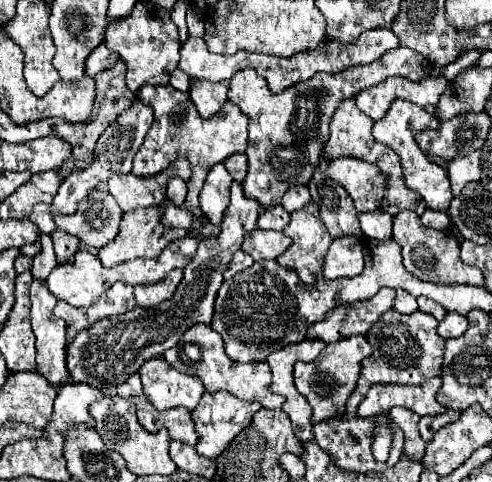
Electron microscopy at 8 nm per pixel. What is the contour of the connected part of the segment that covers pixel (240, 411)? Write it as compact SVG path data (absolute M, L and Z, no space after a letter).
M203 393L199 405L193 411L193 421L195 421L195 429L201 435L201 441L195 445L195 449L209 459L215 459L215 455L223 453L229 445L229 441L243 431L243 427L247 427L247 423L251 423L251 417L255 411L259 411L261 405L259 403L251 403L251 401L241 401L231 393Z

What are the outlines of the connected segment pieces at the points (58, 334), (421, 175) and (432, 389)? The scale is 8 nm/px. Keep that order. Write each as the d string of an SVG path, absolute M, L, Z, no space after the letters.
M33 279L31 283L31 323L33 323L33 333L37 339L37 373L43 375L47 379L49 385L53 387L63 387L67 385L69 373L65 367L65 333L67 333L67 325L63 323L63 319L57 319L53 315L53 307L57 303L57 299L47 291L47 287L43 285L43 281Z
M399 101L399 103L395 103L395 107L391 107L391 111L387 111L387 119L381 119L379 123L373 125L373 137L375 137L377 143L383 143L383 145L391 147L399 155L401 165L403 165L403 175L405 175L407 187L411 191L417 191L423 197L427 209L447 211L449 209L449 203L453 199L451 183L447 179L447 171L441 169L439 165L431 163L427 159L427 155L415 143L415 135L419 131L435 129L435 127L439 127L439 121L433 115L429 115L425 109L421 109L419 105L407 103L407 101Z
M433 377L421 385L397 385L397 383L379 383L373 385L367 397L361 401L357 413L361 417L373 417L381 411L393 407L405 407L417 415L439 415L445 411L435 399L441 387L441 377Z

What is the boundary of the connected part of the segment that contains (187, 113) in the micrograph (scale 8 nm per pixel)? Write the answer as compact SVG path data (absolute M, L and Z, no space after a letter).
M147 85L139 91L137 97L143 99L145 103L151 103L151 107L155 107L155 121L153 121L151 129L147 131L147 137L133 159L133 175L139 175L139 177L157 175L157 173L165 171L179 155L187 157L193 167L193 181L189 183L191 189L187 195L187 203L185 203L185 207L175 207L171 201L161 203L161 207L165 209L165 215L161 221L163 221L163 225L183 227L191 235L215 237L221 229L207 223L207 219L203 215L199 215L199 219L203 219L203 229L199 229L199 231L191 229L193 215L199 209L197 195L199 195L203 181L213 165L223 163L227 157L231 157L235 153L245 153L245 149L247 149L247 115L243 115L239 111L239 107L235 107L235 103L227 101L223 105L223 109L219 111L219 115L215 115L211 119L201 119L199 113L195 111L195 105L191 103L191 99L185 93L173 89L171 85L167 85L167 87Z

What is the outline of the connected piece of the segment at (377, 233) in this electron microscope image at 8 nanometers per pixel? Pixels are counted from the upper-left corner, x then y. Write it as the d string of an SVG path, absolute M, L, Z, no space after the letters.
M377 209L373 213L363 213L359 215L359 223L361 223L361 231L371 237L371 239L391 239L391 221L393 217L383 211L383 209Z

